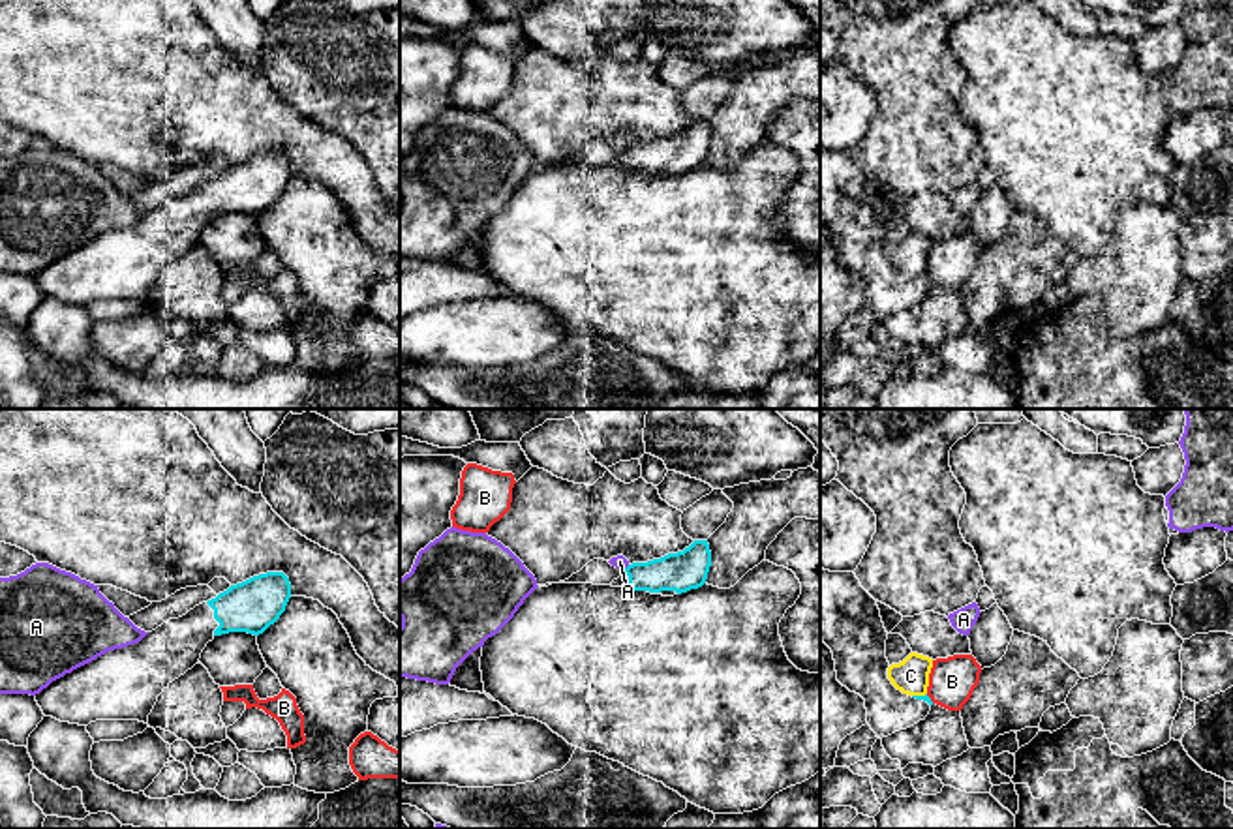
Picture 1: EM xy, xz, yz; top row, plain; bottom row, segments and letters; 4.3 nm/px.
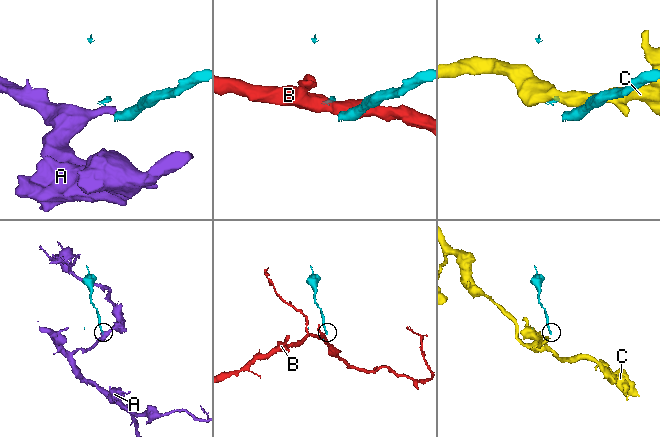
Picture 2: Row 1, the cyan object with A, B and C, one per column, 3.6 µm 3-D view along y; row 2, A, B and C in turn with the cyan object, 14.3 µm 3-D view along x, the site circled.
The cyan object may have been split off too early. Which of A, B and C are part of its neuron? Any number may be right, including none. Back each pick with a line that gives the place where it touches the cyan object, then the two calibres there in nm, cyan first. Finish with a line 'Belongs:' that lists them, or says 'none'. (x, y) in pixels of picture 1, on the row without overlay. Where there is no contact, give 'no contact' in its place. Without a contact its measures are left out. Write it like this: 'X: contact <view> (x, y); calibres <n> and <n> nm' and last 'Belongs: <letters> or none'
Belongs: none

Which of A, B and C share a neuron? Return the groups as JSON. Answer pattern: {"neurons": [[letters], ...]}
{"neurons": [["A"], ["B"], ["C"]]}

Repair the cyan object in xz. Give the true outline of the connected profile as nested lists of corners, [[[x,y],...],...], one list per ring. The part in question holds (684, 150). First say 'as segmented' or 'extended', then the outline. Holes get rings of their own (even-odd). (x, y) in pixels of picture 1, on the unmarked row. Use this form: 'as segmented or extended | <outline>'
extended | [[[694,120],[683,131],[629,144],[610,165],[674,176],[702,167],[709,146],[711,131],[708,120]]]

